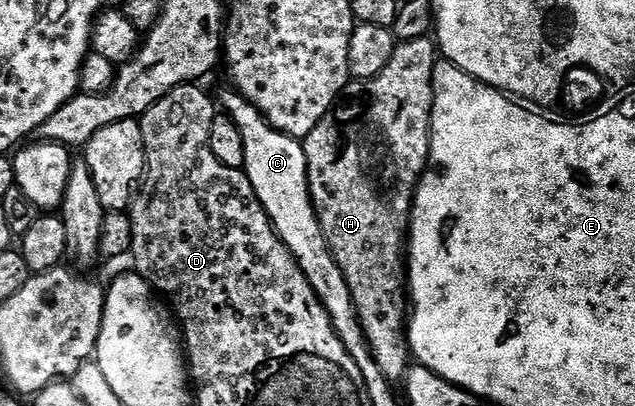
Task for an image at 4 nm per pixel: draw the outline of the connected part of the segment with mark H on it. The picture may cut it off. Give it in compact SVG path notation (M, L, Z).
M422 36L416 40L396 43L393 58L389 58L389 66L381 70L372 80L348 83L342 96L335 102L335 107L313 126L309 135L302 137L307 177L309 178L309 194L311 205L319 215L323 237L337 266L343 271L345 282L349 284L351 297L355 300L355 309L363 327L363 333L371 353L375 356L377 366L381 366L381 374L385 374L392 382L402 381L409 367L409 349L407 346L407 326L409 323L409 285L407 282L407 261L409 252L409 229L411 227L411 207L415 205L415 192L419 188L419 179L427 170L427 161L431 158L431 107L433 106L433 90L431 89L431 72L437 59L437 44L434 39Z

